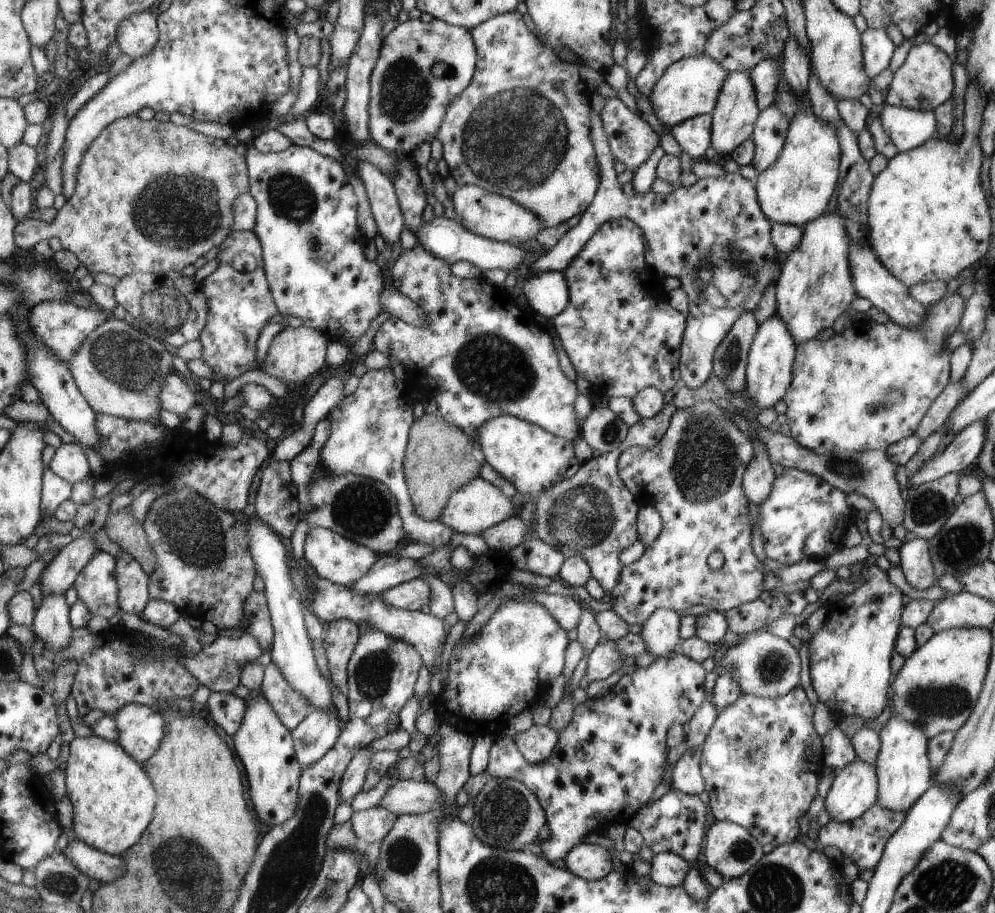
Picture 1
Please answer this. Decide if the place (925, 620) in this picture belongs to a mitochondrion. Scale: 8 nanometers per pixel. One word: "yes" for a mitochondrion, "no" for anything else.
no

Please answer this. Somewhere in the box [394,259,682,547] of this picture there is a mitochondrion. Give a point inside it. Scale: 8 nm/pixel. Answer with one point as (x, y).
(490, 367)

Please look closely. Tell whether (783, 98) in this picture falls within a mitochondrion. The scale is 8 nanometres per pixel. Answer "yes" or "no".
yes

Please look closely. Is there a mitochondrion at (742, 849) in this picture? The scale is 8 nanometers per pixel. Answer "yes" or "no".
yes

